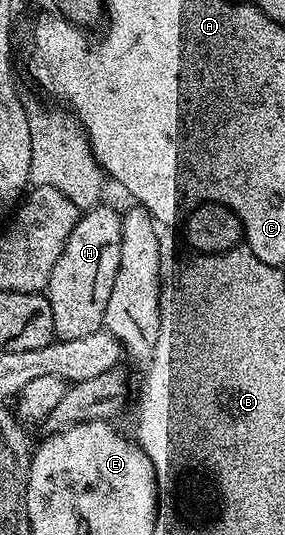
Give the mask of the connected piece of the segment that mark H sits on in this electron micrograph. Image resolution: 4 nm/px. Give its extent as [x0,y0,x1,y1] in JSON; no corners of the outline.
[47,202,121,340]

